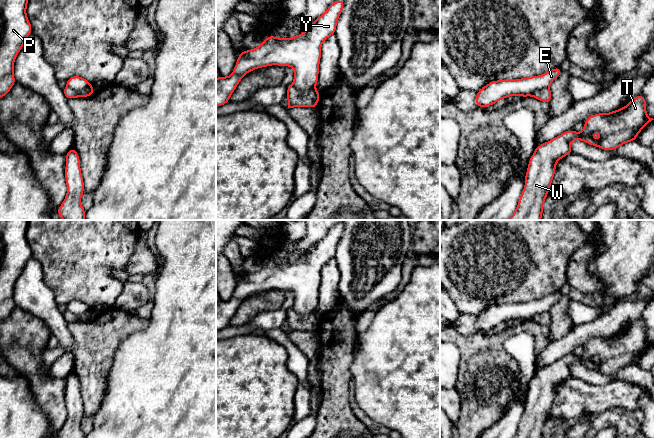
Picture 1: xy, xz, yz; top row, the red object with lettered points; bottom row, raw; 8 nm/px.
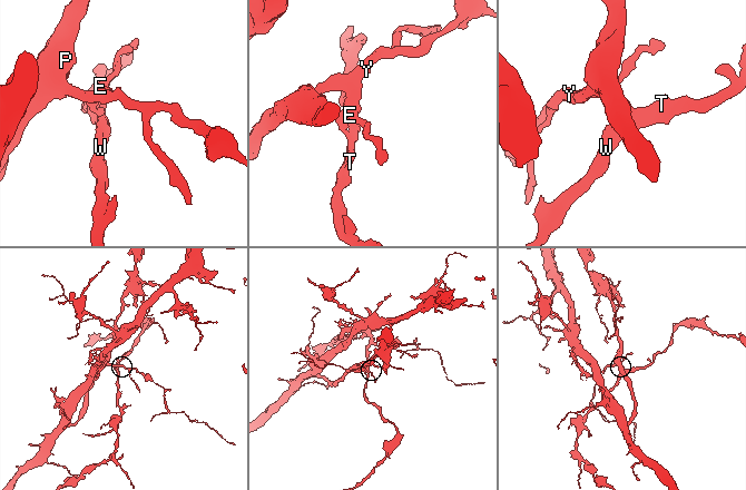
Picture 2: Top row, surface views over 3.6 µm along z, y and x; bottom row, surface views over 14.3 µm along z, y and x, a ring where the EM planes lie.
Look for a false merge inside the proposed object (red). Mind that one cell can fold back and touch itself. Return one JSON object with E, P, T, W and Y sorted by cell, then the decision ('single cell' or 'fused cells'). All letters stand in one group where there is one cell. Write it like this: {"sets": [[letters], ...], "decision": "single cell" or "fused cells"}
{"sets": [["E", "P", "Y"], ["T", "W"]], "decision": "fused cells"}

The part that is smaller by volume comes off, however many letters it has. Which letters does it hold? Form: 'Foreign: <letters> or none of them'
Foreign: T, W

